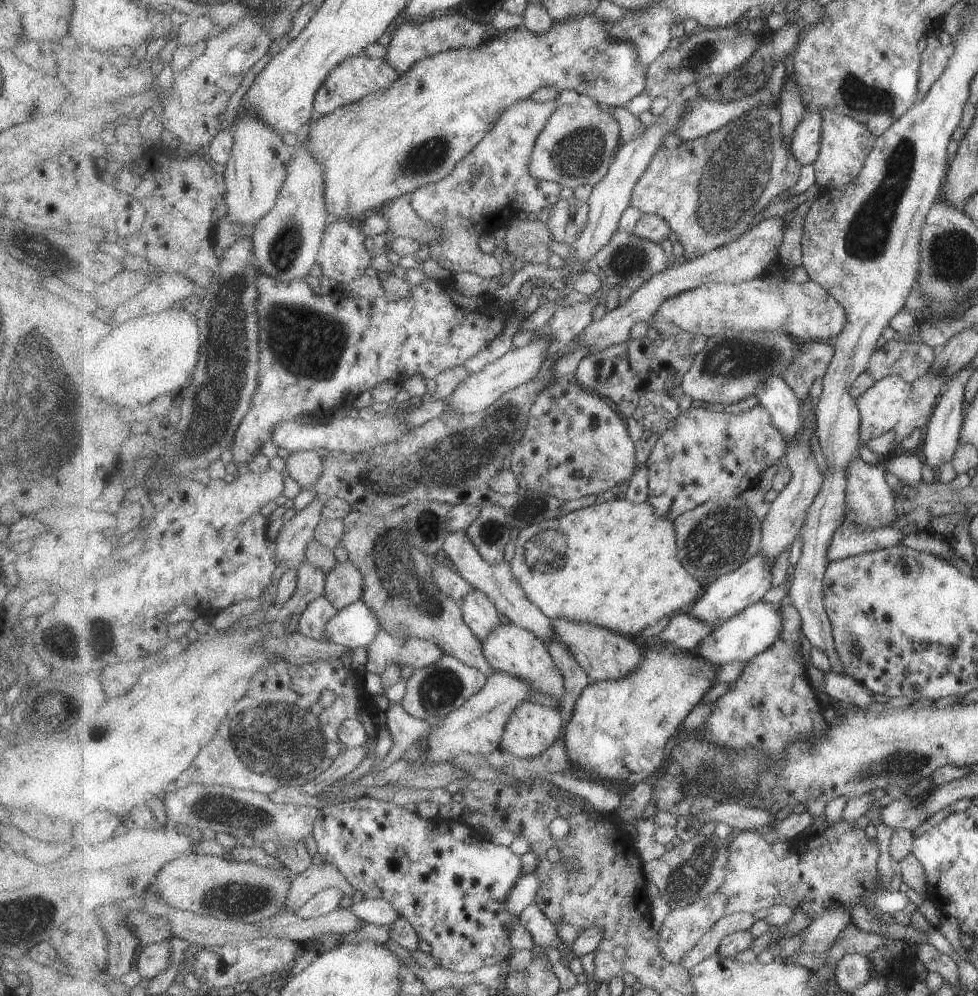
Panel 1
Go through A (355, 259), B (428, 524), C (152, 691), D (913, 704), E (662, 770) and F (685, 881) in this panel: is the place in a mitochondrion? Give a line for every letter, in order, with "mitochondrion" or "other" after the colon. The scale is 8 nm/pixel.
A: other
B: mitochondrion
C: other
D: other
E: other
F: mitochondrion

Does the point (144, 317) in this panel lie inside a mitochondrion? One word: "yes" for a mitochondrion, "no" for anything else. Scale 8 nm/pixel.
no

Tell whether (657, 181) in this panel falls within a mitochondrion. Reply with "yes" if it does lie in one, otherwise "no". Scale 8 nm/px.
no

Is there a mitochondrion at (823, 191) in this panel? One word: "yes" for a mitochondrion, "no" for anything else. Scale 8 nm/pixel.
no

